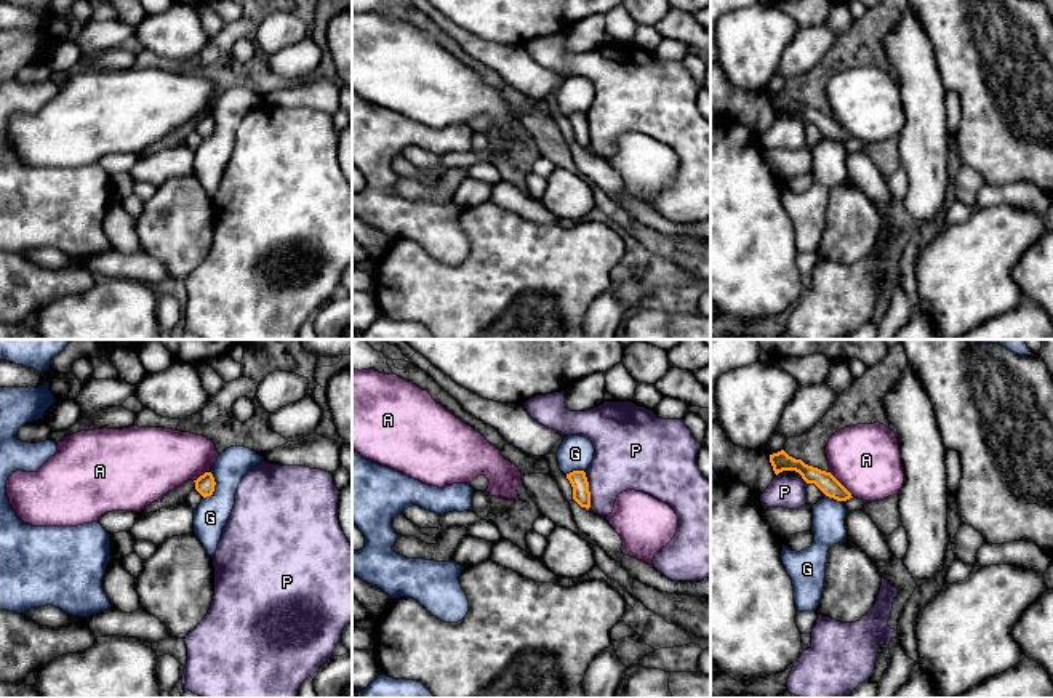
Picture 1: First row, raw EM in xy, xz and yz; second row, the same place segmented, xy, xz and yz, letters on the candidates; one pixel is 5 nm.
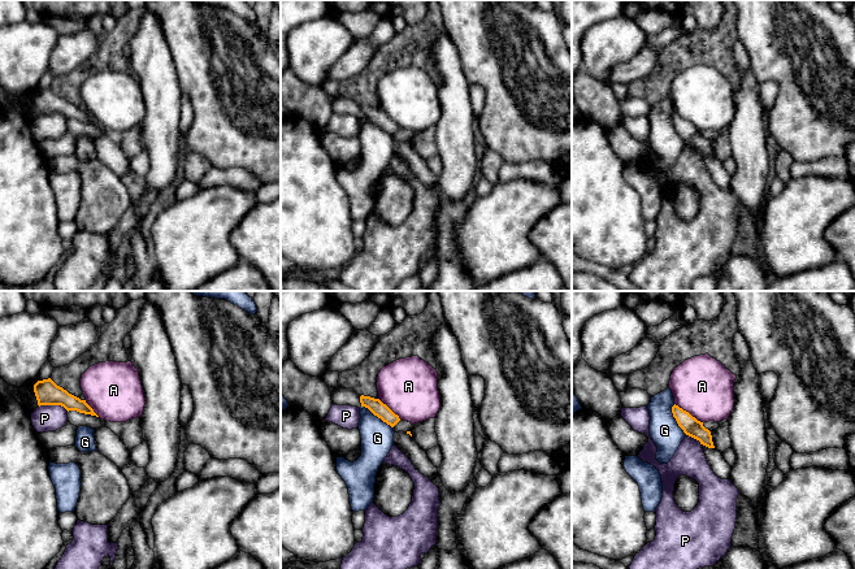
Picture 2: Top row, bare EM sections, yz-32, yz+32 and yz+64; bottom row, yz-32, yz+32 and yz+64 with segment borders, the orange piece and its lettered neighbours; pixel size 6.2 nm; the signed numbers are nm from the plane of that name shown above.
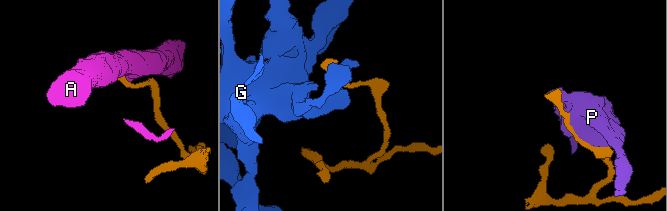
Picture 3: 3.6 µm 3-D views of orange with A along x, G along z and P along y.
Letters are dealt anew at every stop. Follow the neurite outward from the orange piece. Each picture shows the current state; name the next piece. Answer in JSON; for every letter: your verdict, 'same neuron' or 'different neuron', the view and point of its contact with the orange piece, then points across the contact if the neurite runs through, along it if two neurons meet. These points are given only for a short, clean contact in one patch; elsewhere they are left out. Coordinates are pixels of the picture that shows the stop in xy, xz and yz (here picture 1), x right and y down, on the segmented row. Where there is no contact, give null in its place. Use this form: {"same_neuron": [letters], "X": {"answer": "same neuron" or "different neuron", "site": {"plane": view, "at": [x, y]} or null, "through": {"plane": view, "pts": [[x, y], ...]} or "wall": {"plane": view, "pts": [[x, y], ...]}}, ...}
{"same_neuron": [], "A": {"answer": "different neuron", "site": {"plane": "yz", "at": [840, 484]}}, "G": {"answer": "different neuron", "site": {"plane": "xy", "at": [213, 487]}, "wall": {"plane": "xy", "pts": [[210, 471], [215, 490], [204, 498]]}}, "P": {"answer": "different neuron", "site": {"plane": "xz", "at": [588, 489]}}}

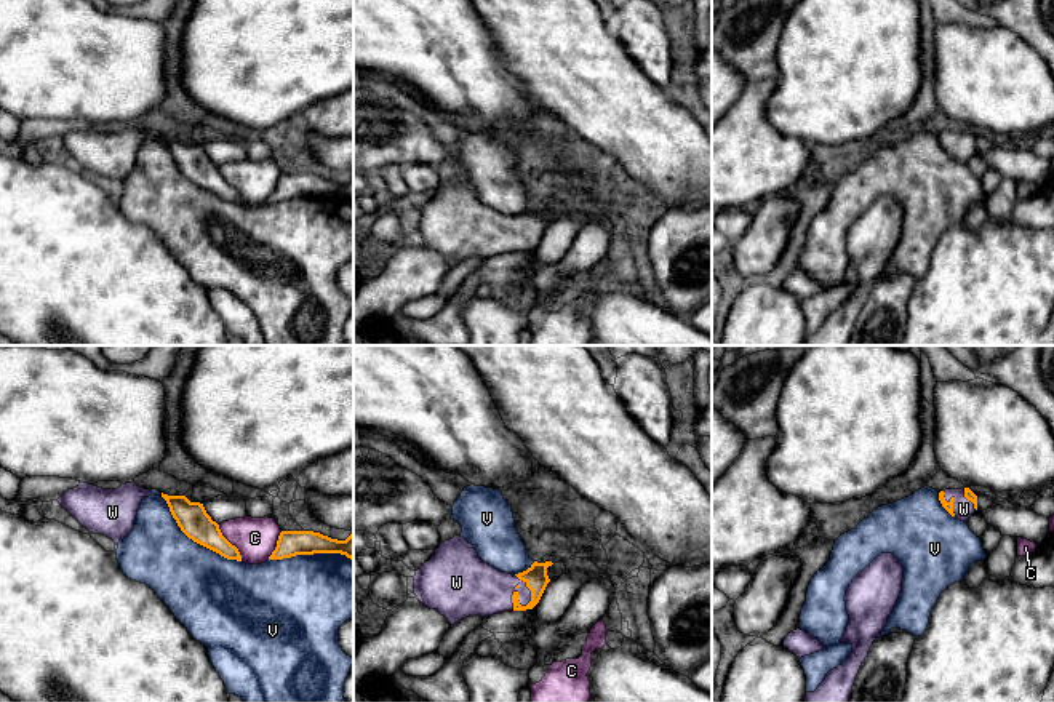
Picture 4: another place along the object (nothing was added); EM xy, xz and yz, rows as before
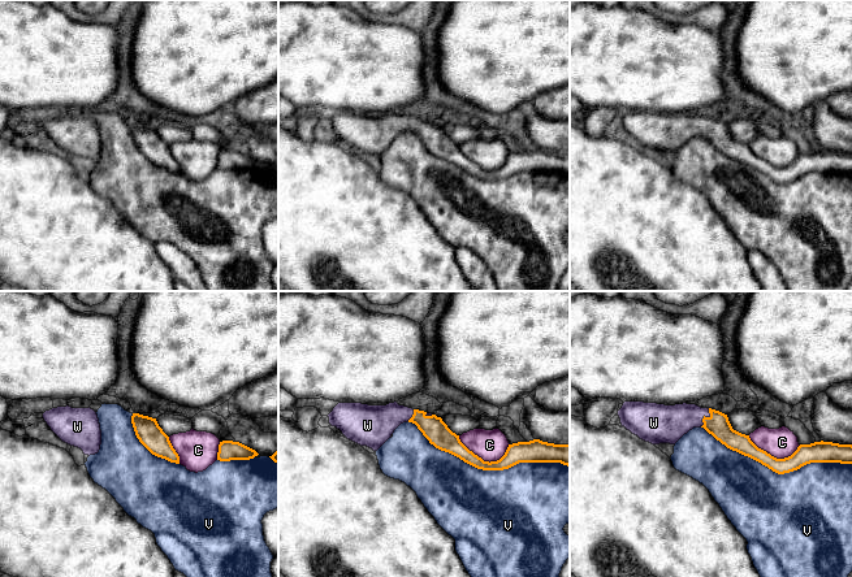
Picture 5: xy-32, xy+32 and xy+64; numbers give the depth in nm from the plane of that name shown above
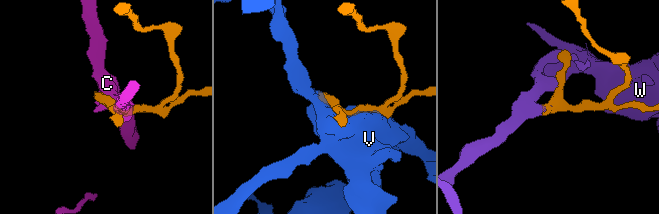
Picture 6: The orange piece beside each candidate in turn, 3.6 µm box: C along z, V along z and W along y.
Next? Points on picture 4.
{"same_neuron": ["W"], "C": {"answer": "different neuron", "site": {"plane": "xy", "at": [229, 542]}}, "V": {"answer": "different neuron", "site": {"plane": "xy", "at": [192, 539]}}, "W": {"answer": "same neuron", "site": {"plane": "xz", "at": [517, 592]}, "through": {"plane": "xz", "pts": [[536, 578], [520, 581], [517, 592], [488, 592], [469, 586]]}}}

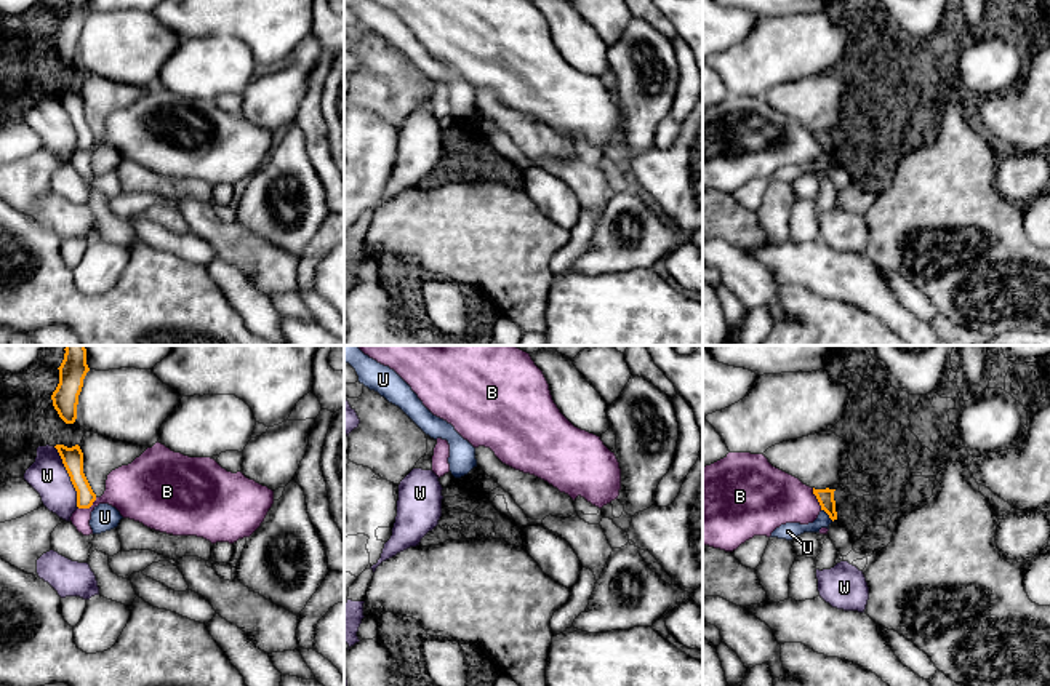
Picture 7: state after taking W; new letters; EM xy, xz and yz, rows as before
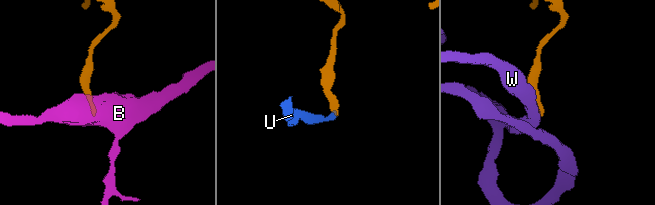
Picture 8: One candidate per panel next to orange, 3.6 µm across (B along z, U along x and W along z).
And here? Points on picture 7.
{"same_neuron": [], "B": {"answer": "different neuron", "site": {"plane": "xy", "at": [87, 507]}}, "U": {"answer": "different neuron", "site": {"plane": "yz", "at": [828, 514]}, "wall": {"plane": "yz", "pts": [[821, 509], [833, 520]]}}, "W": {"answer": "different neuron", "site": {"plane": "xy", "at": [69, 475]}}}

